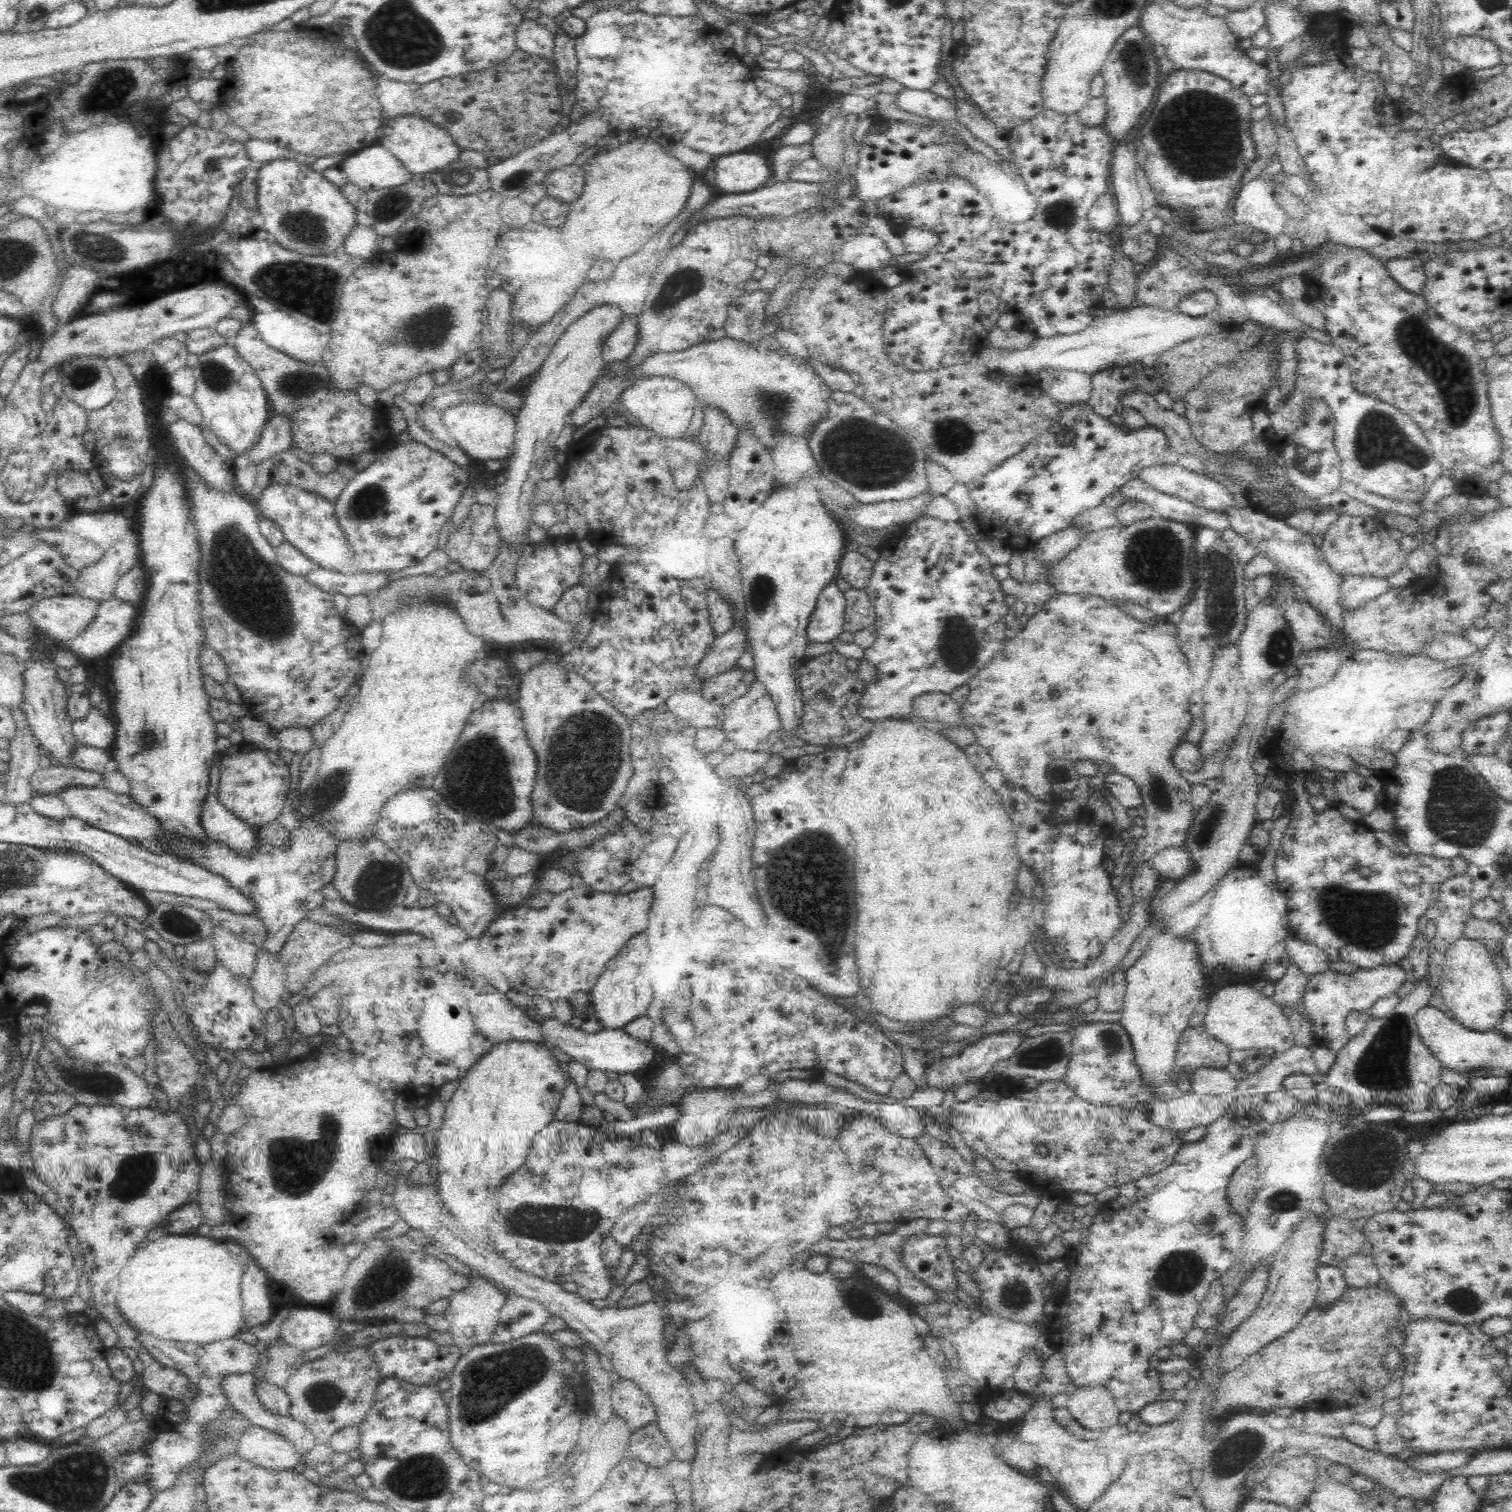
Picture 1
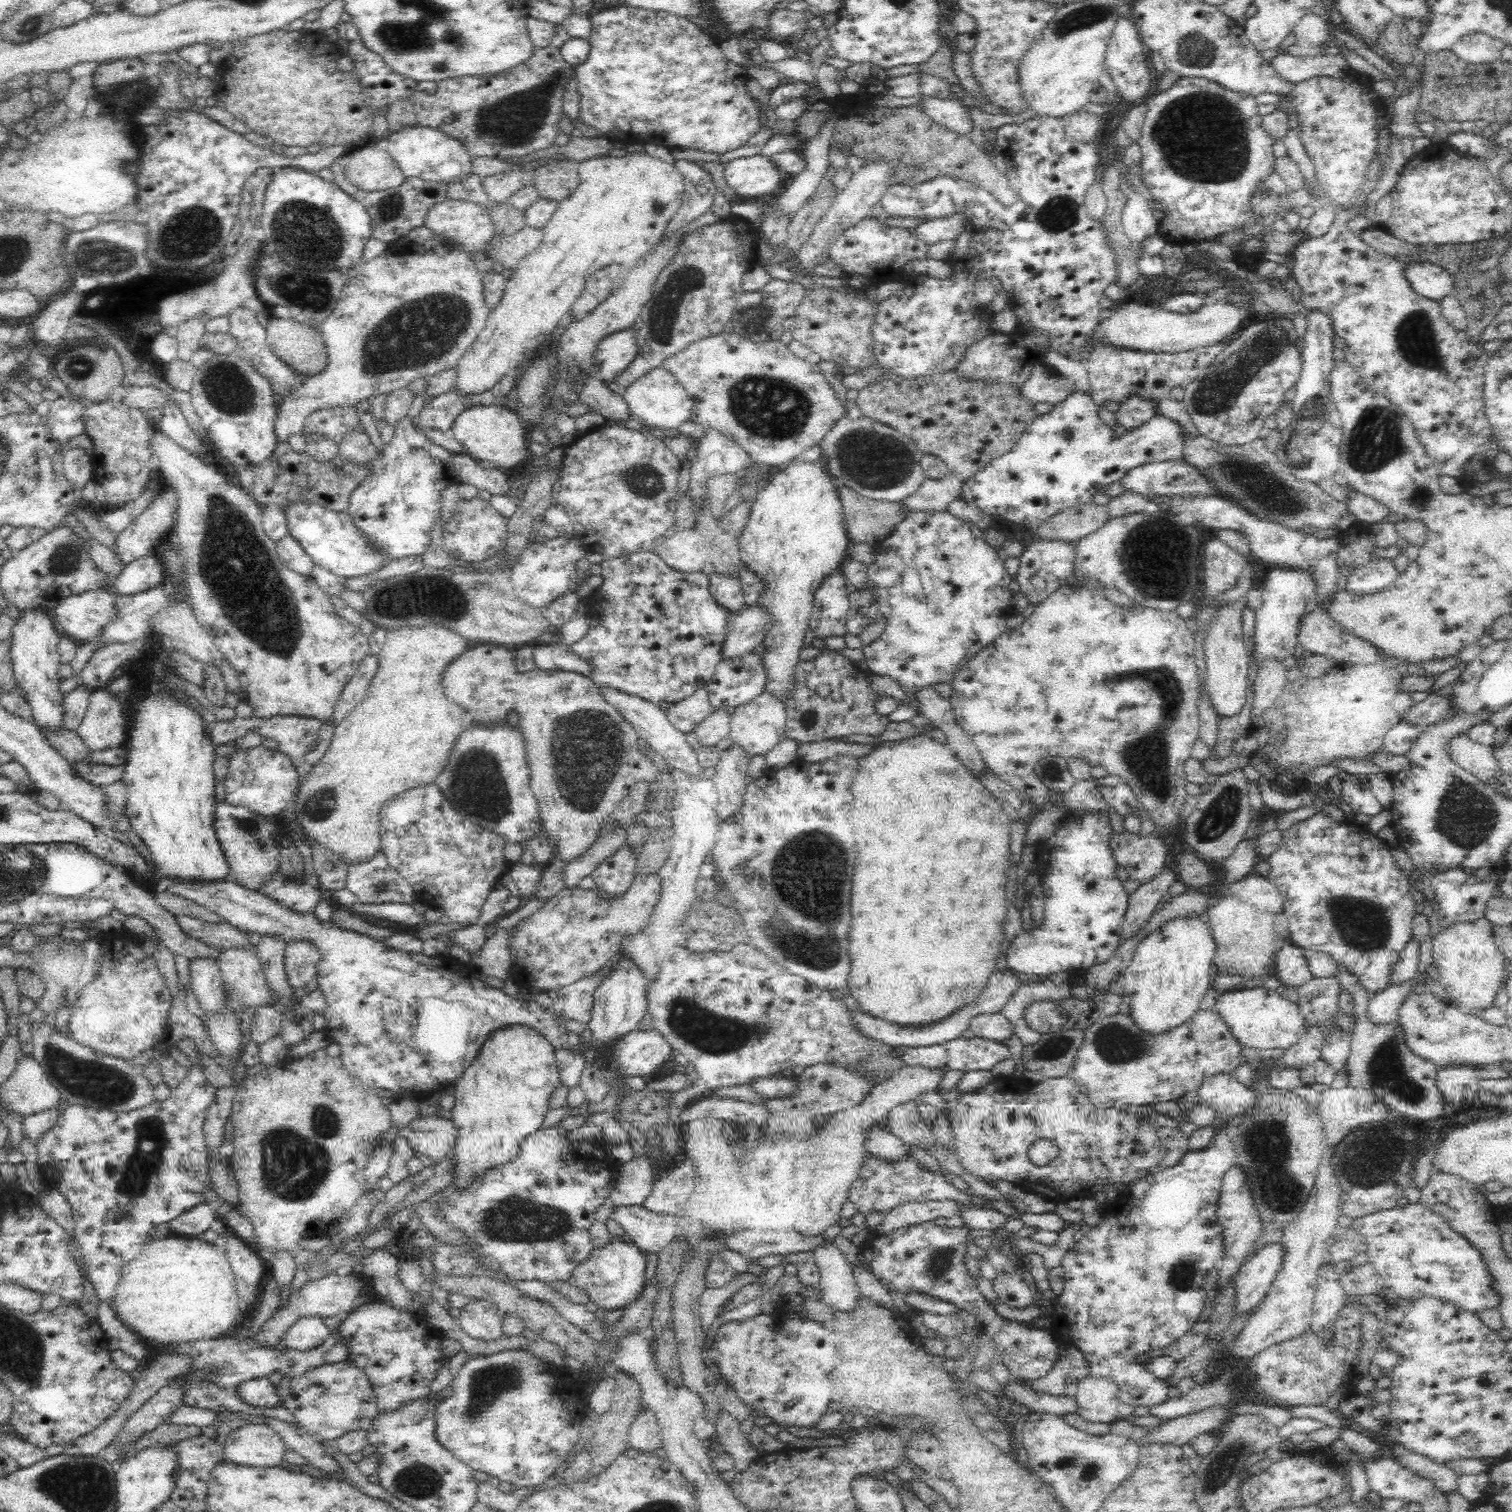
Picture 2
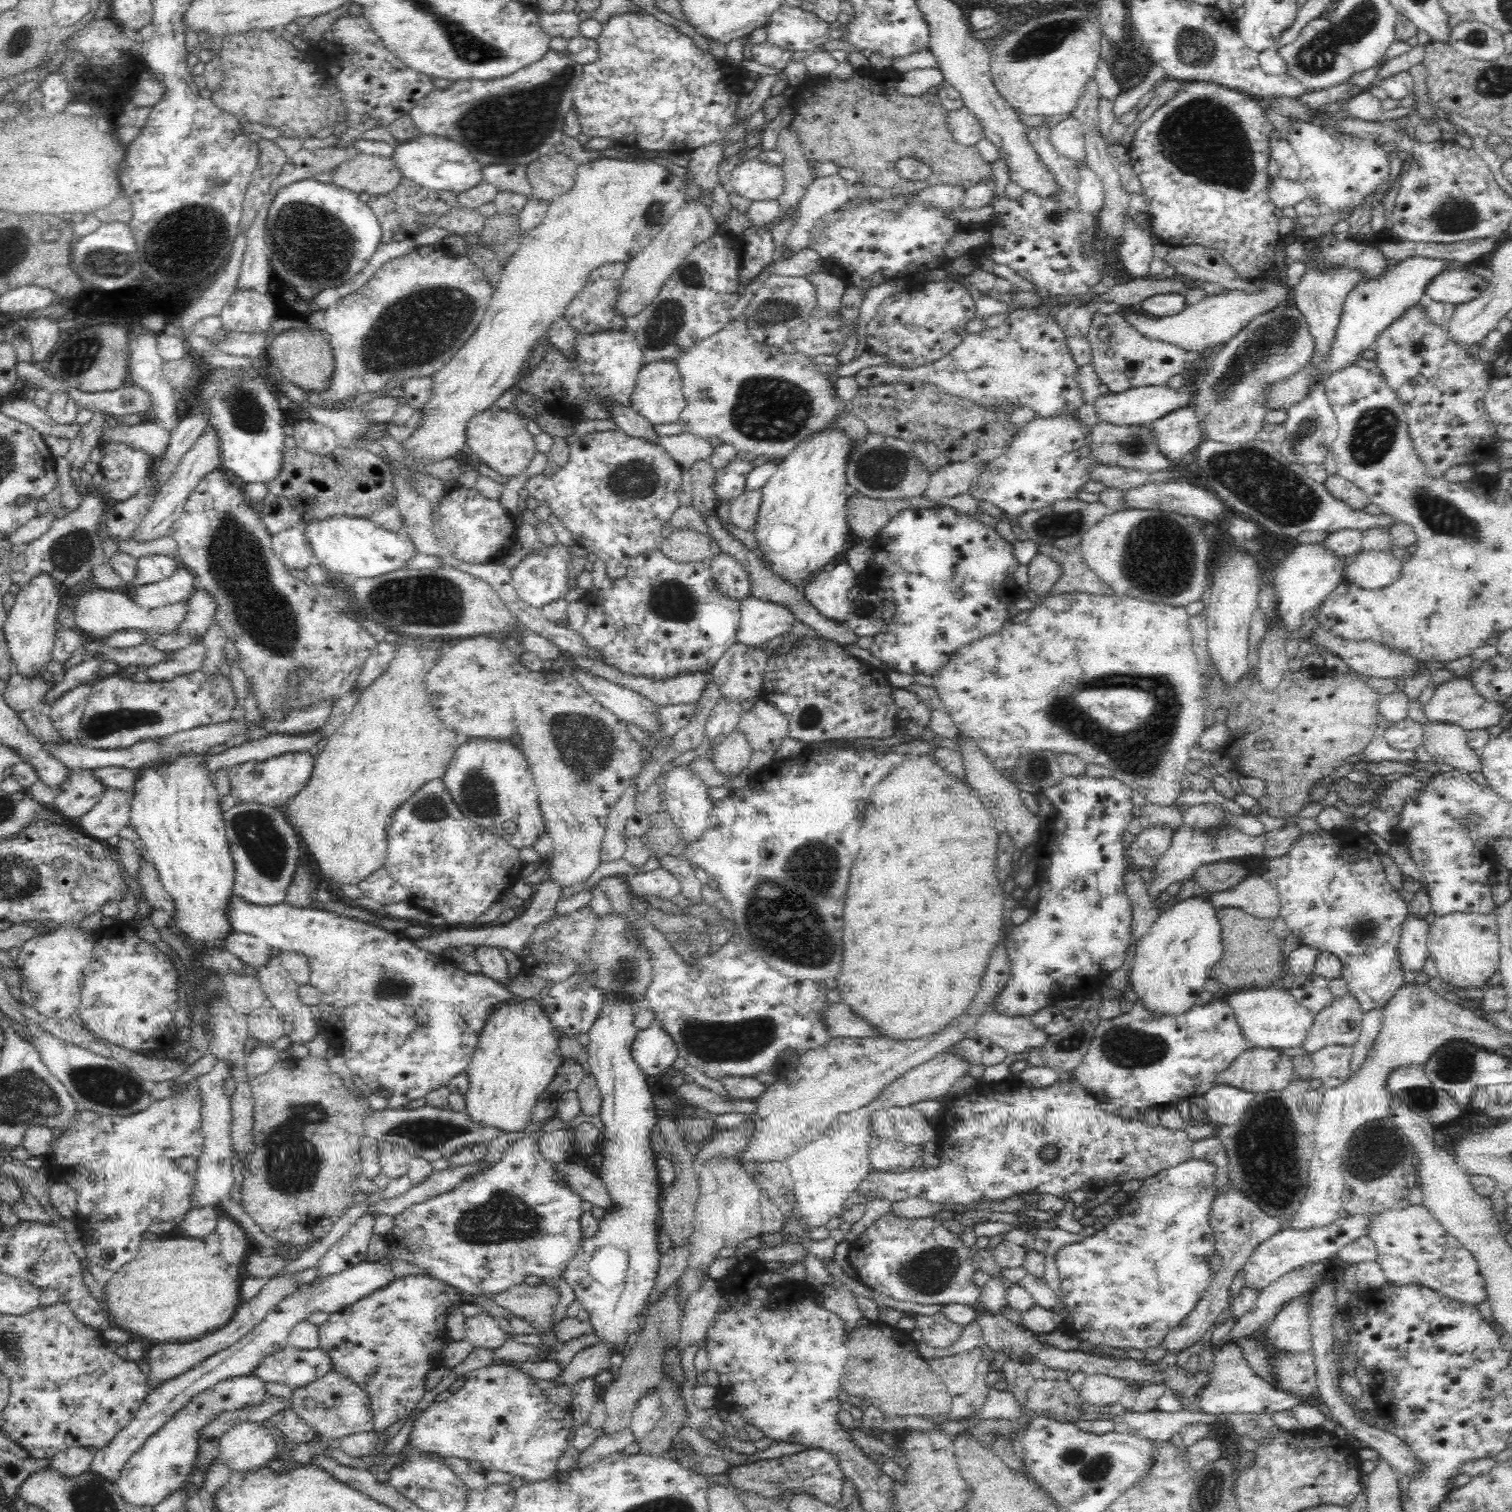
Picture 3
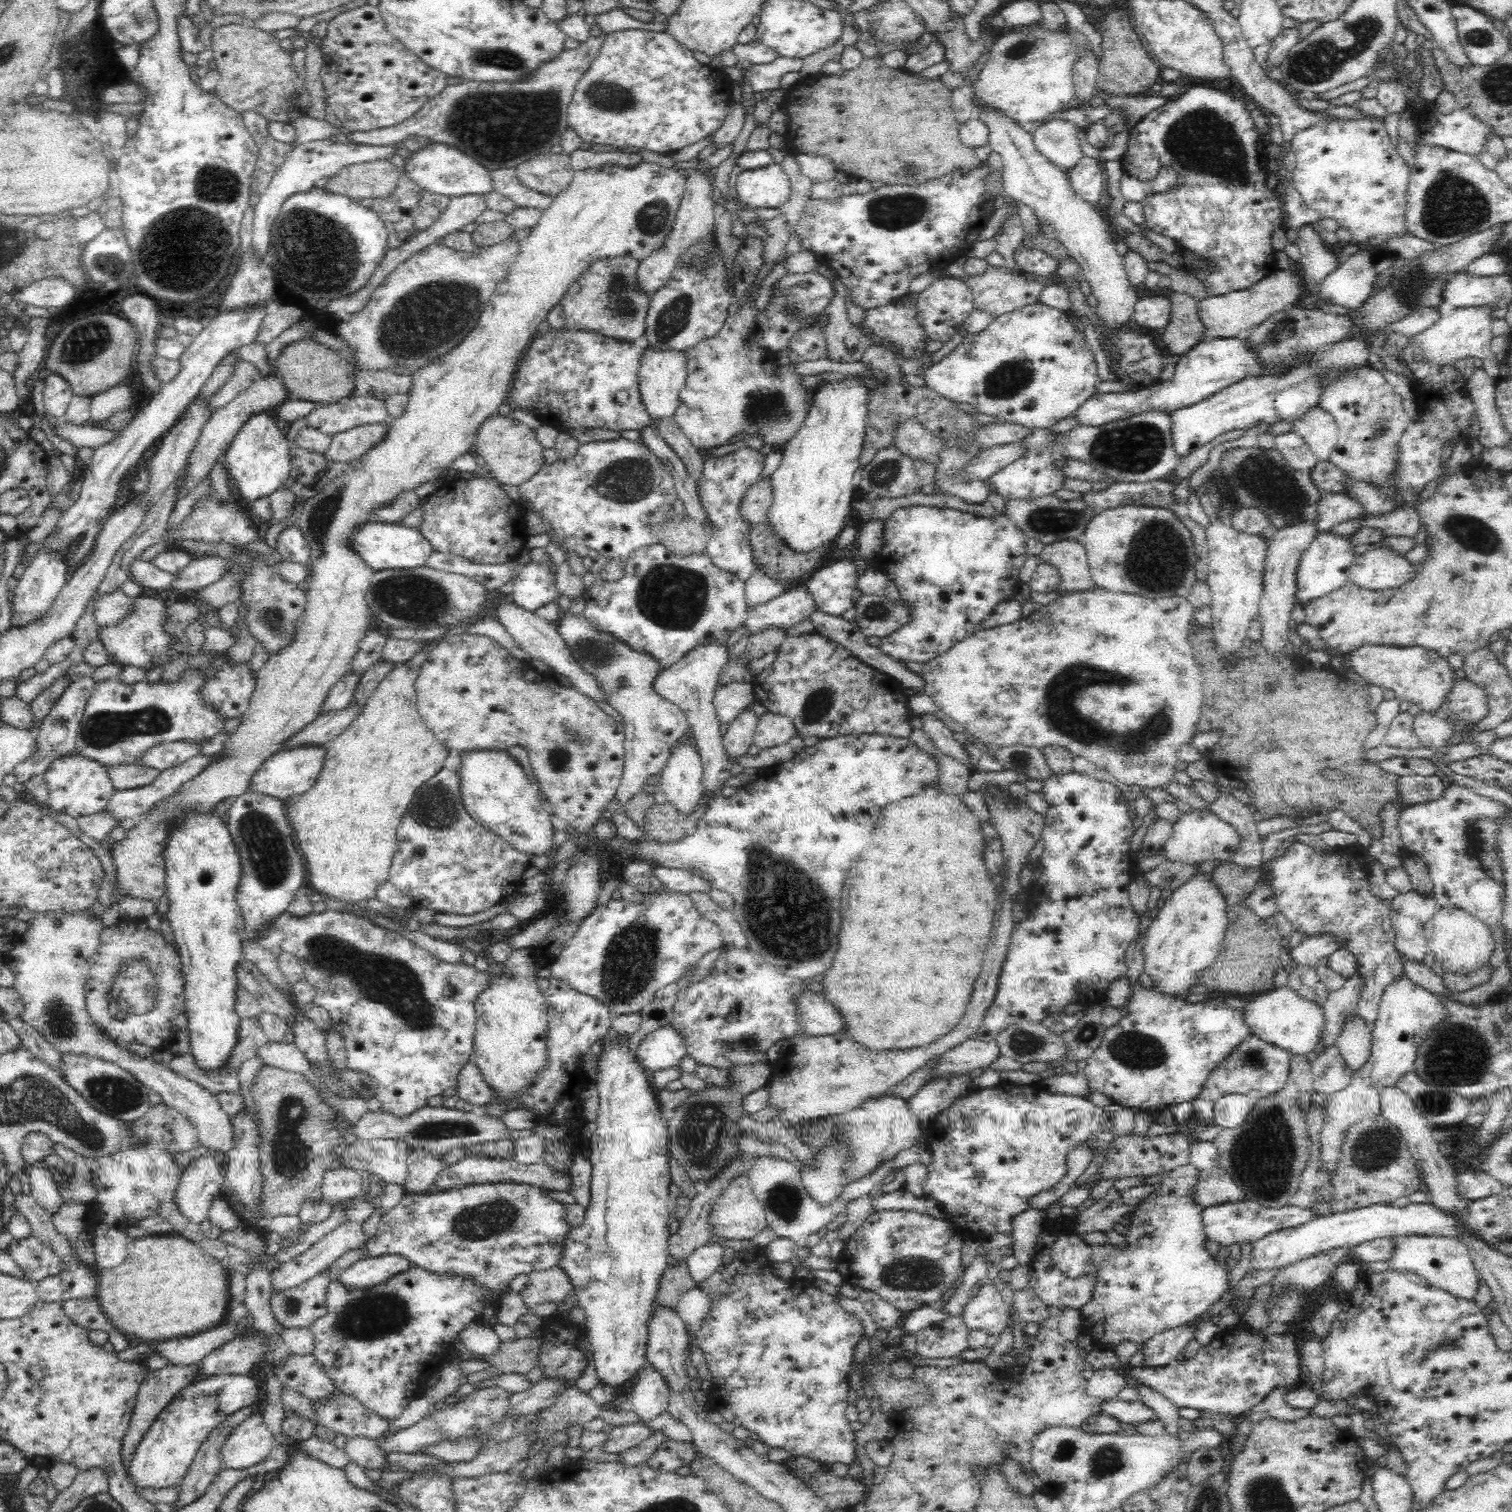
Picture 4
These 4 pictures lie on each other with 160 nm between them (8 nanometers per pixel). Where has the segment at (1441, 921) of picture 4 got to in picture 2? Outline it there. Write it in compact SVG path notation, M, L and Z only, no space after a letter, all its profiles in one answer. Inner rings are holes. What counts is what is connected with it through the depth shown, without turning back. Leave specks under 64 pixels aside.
M1483 916L1473 923L1454 923L1447 929L1441 929L1432 939L1433 958L1428 963L1431 974L1446 991L1451 1002L1467 1012L1474 1013L1494 1005L1494 998L1505 982L1507 961L1492 937L1492 926Z

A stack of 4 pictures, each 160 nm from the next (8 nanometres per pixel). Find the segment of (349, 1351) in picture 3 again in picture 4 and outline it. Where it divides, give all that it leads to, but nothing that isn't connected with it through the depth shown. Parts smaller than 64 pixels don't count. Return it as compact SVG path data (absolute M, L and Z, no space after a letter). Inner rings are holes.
M414 1266L380 1284L366 1282L362 1289L346 1290L340 1281L332 1281L326 1293L328 1312L309 1328L315 1340L313 1355L338 1390L357 1398L371 1414L392 1422L421 1395L426 1379L447 1361L459 1331L473 1320L482 1322L484 1296L486 1289L478 1287L472 1279L436 1274ZM344 1348L352 1356L348 1364L338 1360L338 1352Z

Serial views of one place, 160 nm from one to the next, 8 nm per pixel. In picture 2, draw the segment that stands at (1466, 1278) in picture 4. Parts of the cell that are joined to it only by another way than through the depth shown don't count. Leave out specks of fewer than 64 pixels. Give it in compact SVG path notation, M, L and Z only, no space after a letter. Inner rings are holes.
M1403 1202L1391 1209L1379 1210L1355 1219L1352 1228L1365 1239L1369 1262L1382 1279L1385 1293L1390 1297L1400 1299L1432 1297L1472 1314L1484 1312L1484 1310L1499 1310L1501 1295L1493 1287L1492 1276L1486 1268L1482 1253L1458 1234L1449 1222L1442 1218L1442 1215L1436 1214L1427 1206L1419 1202L1412 1204Z

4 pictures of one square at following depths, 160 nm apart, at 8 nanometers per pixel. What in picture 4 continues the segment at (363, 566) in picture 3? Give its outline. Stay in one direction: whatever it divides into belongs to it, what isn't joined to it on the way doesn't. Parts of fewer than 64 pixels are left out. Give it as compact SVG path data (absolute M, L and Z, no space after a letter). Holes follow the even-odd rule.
M371 520L358 526L348 536L349 548L374 573L382 570L412 569L426 565L433 549L421 535L421 531L408 528L397 523L382 523Z

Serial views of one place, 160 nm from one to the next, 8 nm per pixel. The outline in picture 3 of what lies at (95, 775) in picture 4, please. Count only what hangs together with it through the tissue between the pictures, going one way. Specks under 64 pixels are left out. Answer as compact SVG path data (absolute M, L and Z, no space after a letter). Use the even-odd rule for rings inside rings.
M90 769L70 771L53 804L62 815L77 821L102 798L104 790L105 786L94 777Z

